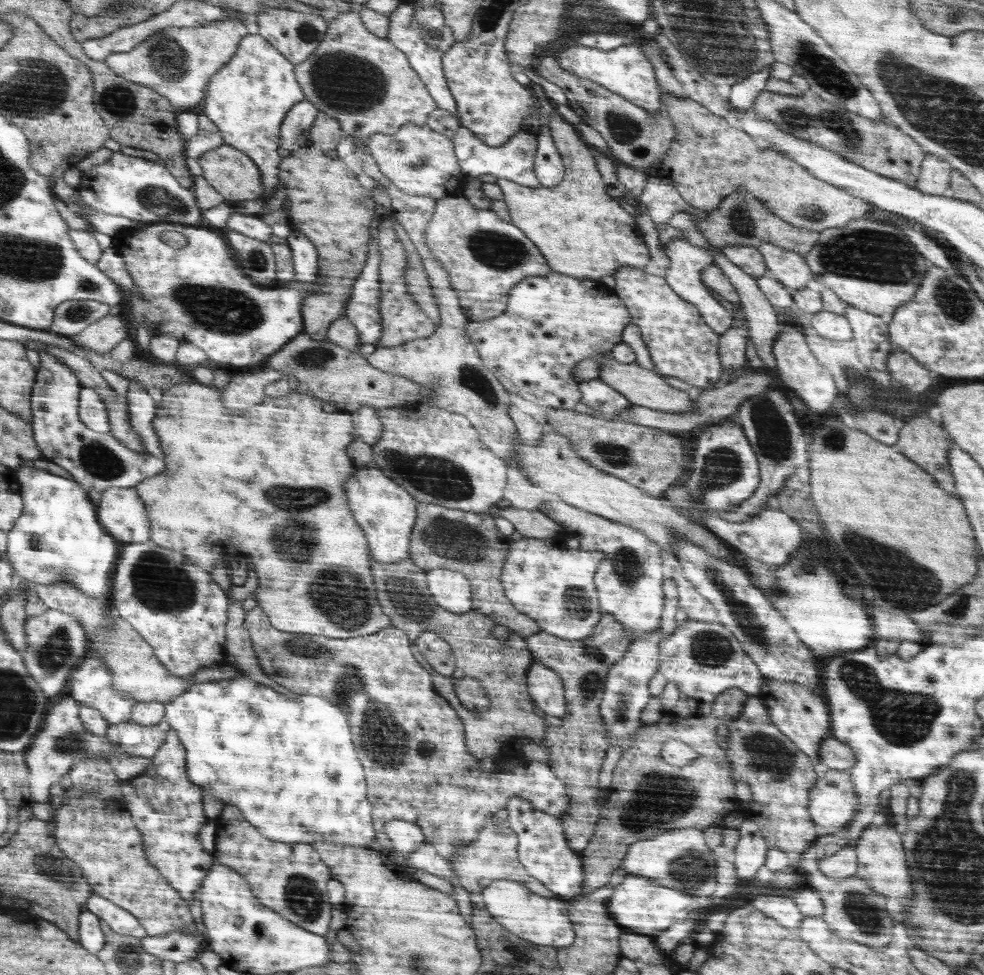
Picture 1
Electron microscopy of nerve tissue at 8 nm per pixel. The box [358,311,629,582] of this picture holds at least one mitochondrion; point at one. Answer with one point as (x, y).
(442, 479)

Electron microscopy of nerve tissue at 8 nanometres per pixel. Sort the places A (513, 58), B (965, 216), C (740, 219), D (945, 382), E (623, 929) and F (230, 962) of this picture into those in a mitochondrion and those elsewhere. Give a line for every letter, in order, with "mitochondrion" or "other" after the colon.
A: other
B: other
C: mitochondrion
D: other
E: other
F: other

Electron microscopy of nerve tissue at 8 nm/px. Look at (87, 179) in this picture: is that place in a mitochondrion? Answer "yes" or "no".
no

